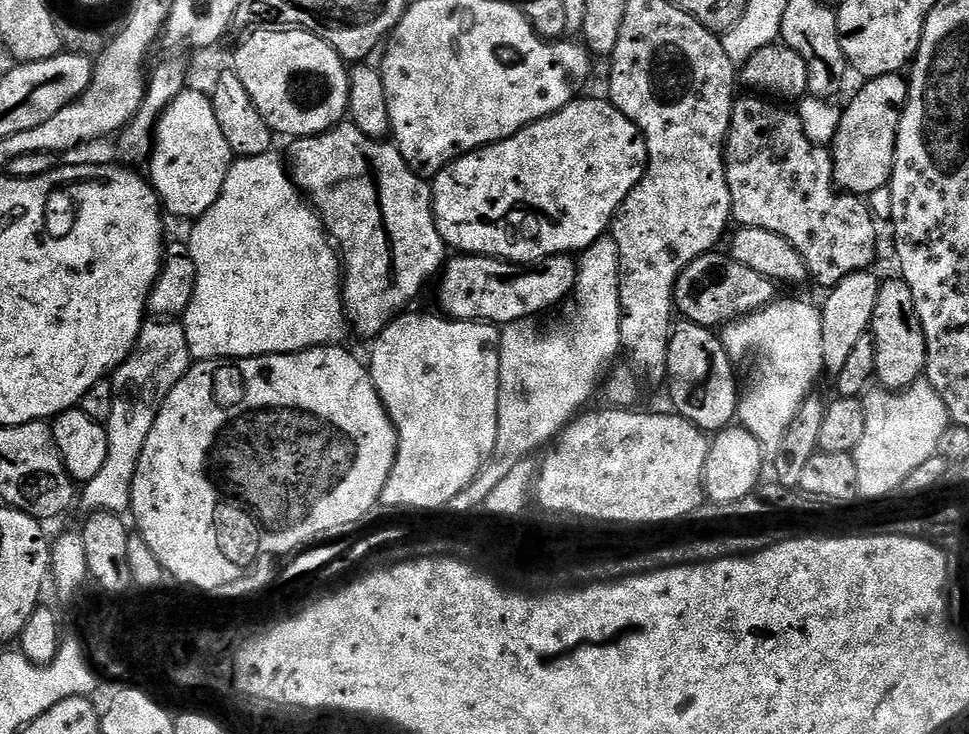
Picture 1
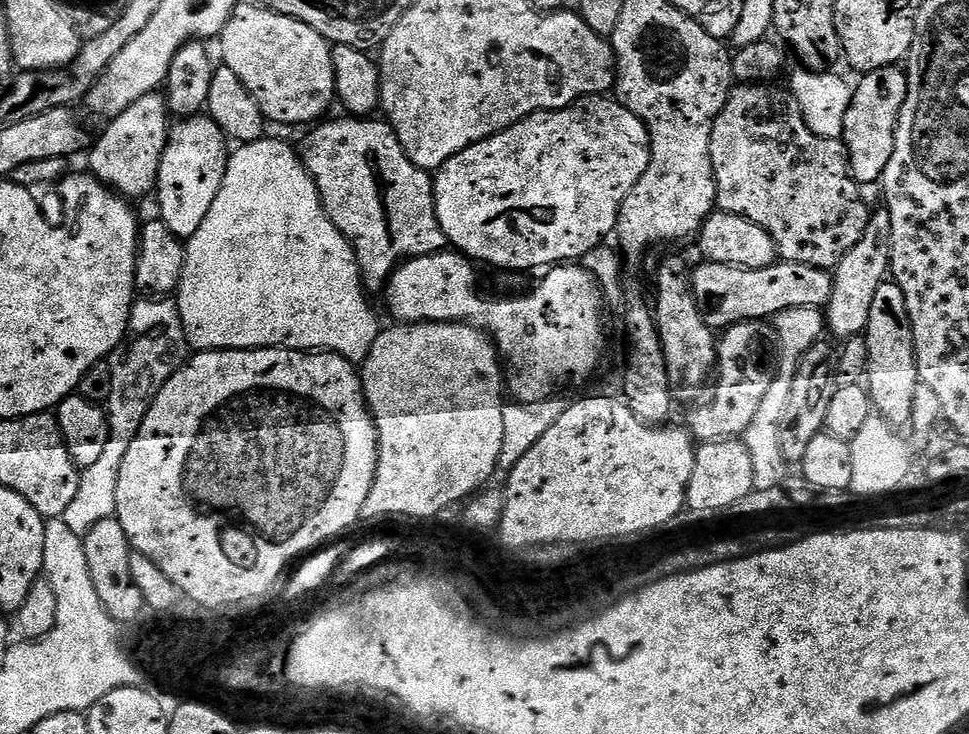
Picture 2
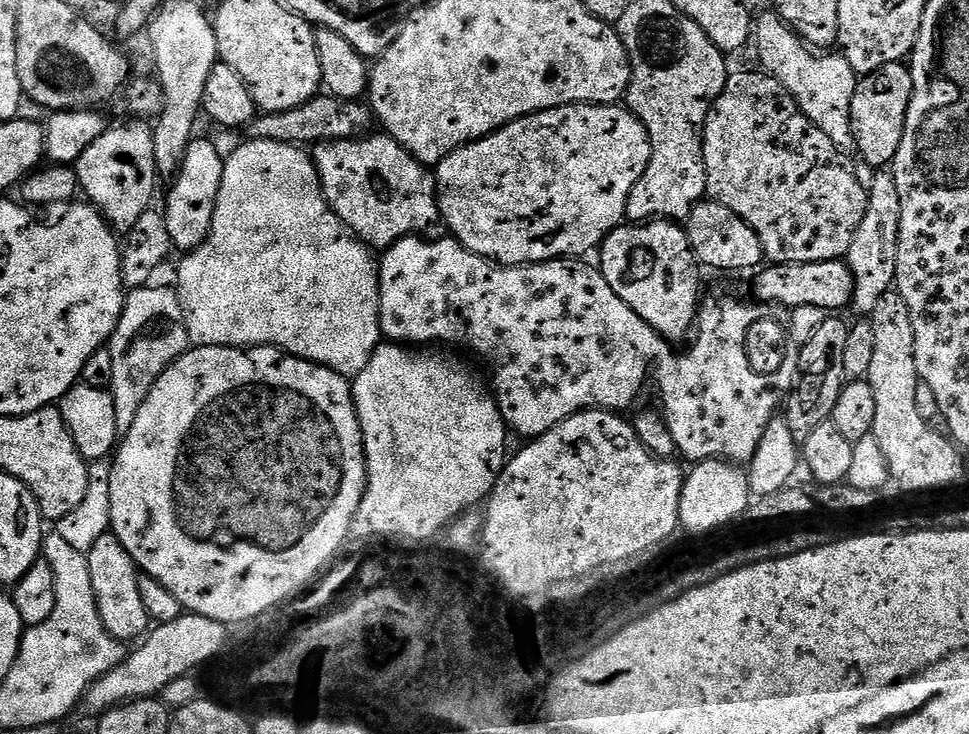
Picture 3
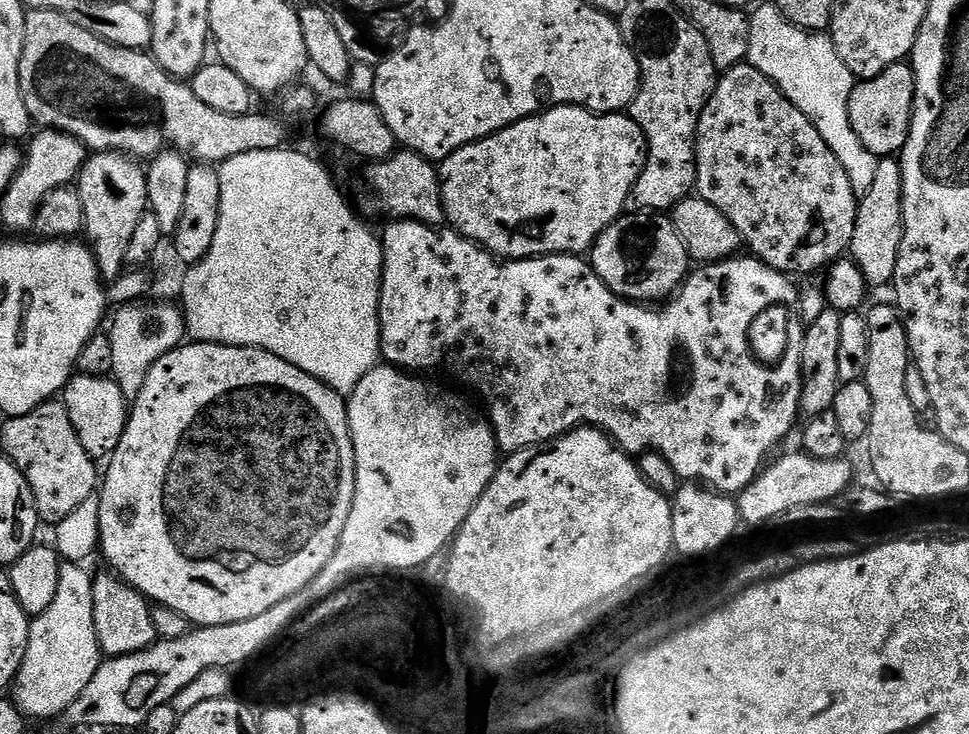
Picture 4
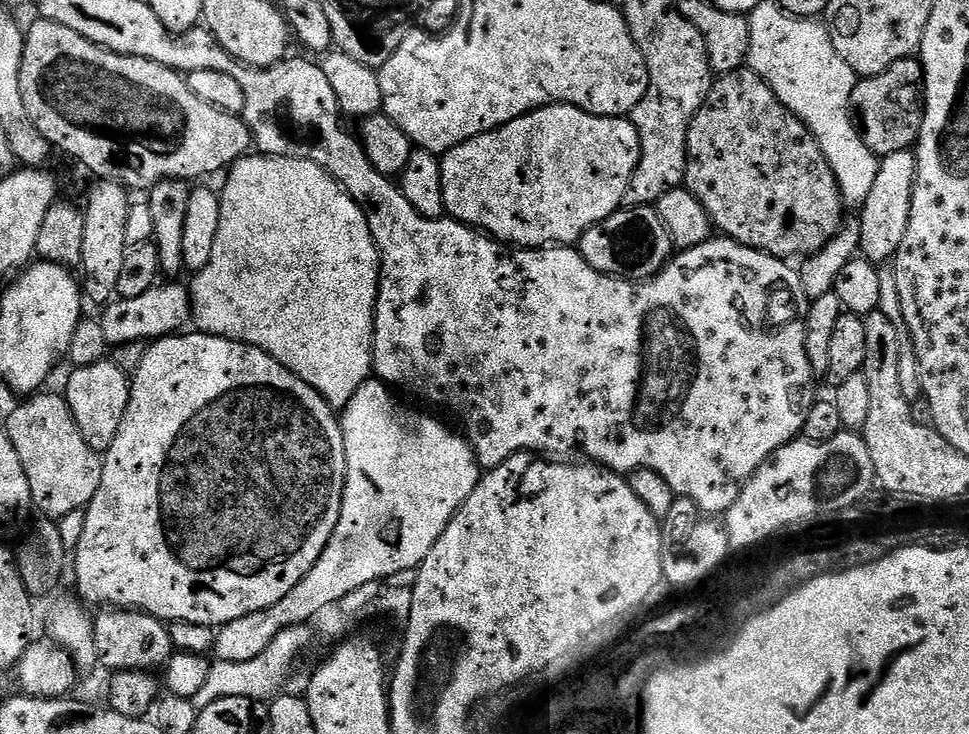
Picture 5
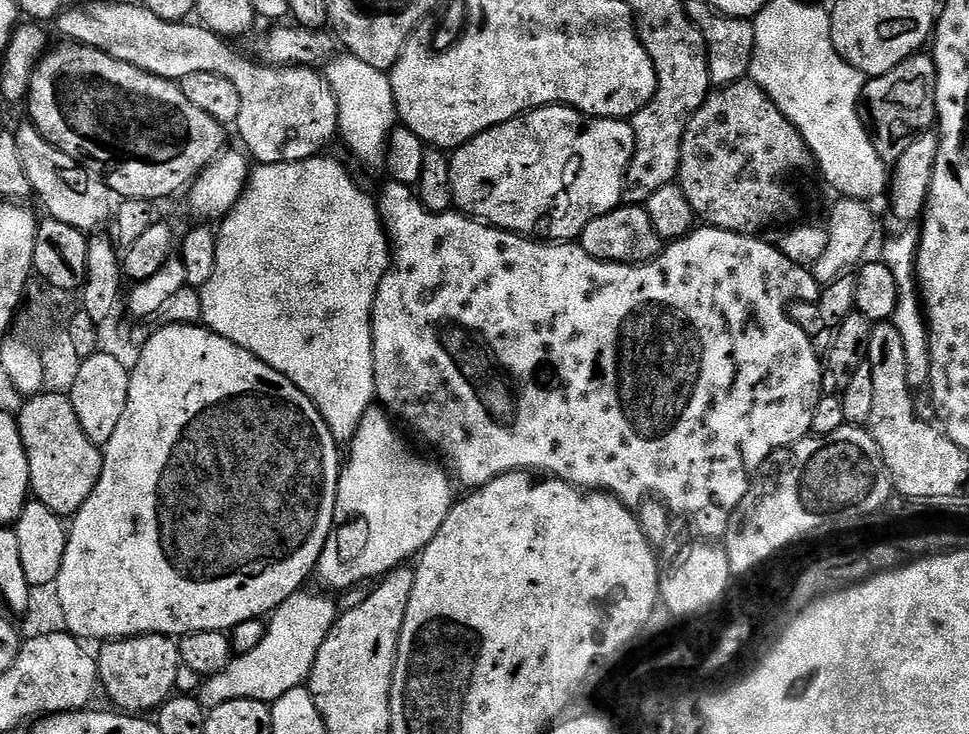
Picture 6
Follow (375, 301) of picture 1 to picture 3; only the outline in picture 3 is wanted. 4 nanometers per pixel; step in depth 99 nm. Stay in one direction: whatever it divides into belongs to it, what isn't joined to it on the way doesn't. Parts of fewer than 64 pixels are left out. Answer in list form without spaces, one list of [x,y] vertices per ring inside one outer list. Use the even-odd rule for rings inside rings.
[[[387,134],[334,140],[314,148],[320,190],[336,219],[369,249],[386,250],[404,236],[423,237],[441,223],[435,175]]]

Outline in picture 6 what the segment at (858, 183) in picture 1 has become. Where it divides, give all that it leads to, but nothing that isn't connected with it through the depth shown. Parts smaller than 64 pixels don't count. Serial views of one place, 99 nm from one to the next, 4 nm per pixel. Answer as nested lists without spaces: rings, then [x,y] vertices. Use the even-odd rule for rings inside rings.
[[[917,54],[903,60],[894,70],[871,77],[860,95],[859,116],[874,149],[888,166],[902,158],[910,142],[936,124],[936,63],[931,55]]]

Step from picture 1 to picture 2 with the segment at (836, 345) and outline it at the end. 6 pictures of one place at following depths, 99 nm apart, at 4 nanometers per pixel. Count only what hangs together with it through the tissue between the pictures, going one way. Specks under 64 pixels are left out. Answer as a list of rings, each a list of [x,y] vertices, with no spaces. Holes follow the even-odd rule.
[[[877,207],[868,217],[864,237],[842,258],[834,270],[832,293],[826,305],[826,328],[833,332],[840,342],[852,336],[863,336],[870,322],[870,306],[874,302],[874,293],[878,286],[886,282],[892,266],[892,235],[890,234],[890,214],[887,208]]]

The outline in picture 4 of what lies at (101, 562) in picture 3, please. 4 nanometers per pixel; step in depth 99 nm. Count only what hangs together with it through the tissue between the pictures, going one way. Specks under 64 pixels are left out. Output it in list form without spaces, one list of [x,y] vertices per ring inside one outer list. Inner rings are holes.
[[[103,570],[96,572],[92,589],[94,590],[94,626],[96,637],[100,643],[101,653],[105,657],[125,656],[135,652],[145,652],[149,646],[156,643],[158,637],[152,621],[152,610],[149,601],[143,594],[132,588],[115,572]]]

